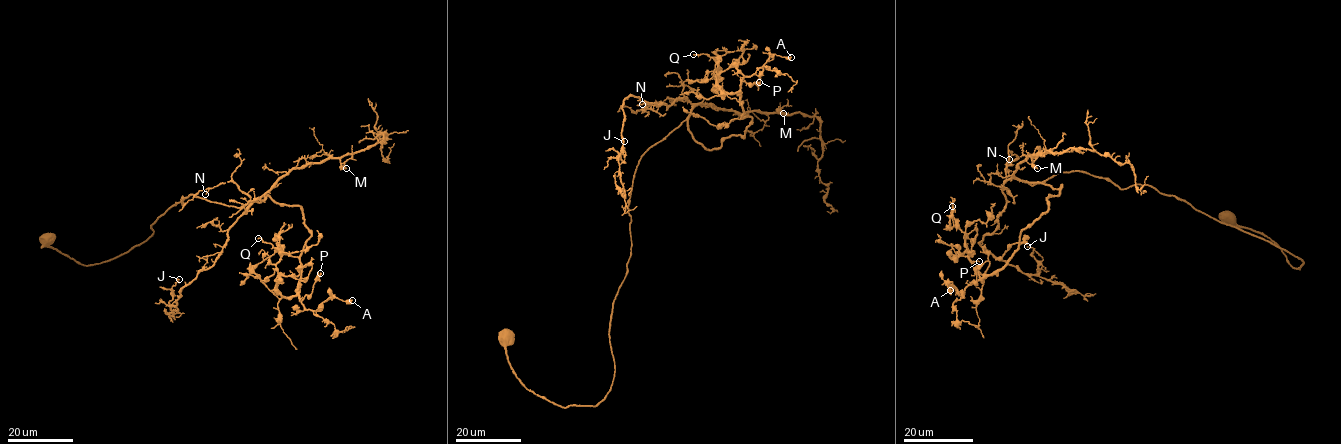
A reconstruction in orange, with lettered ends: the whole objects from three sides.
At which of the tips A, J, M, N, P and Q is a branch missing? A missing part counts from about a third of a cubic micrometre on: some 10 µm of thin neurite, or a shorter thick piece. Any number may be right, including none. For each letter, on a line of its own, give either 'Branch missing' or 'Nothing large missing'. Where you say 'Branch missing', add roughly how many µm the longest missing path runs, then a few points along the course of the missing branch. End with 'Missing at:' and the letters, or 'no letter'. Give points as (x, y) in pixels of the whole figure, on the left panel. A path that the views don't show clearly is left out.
A: Nothing large missing
J: Nothing large missing
M: Nothing large missing
N: Nothing large missing
P: Nothing large missing
Q: Nothing large missing
Missing at: no letter

